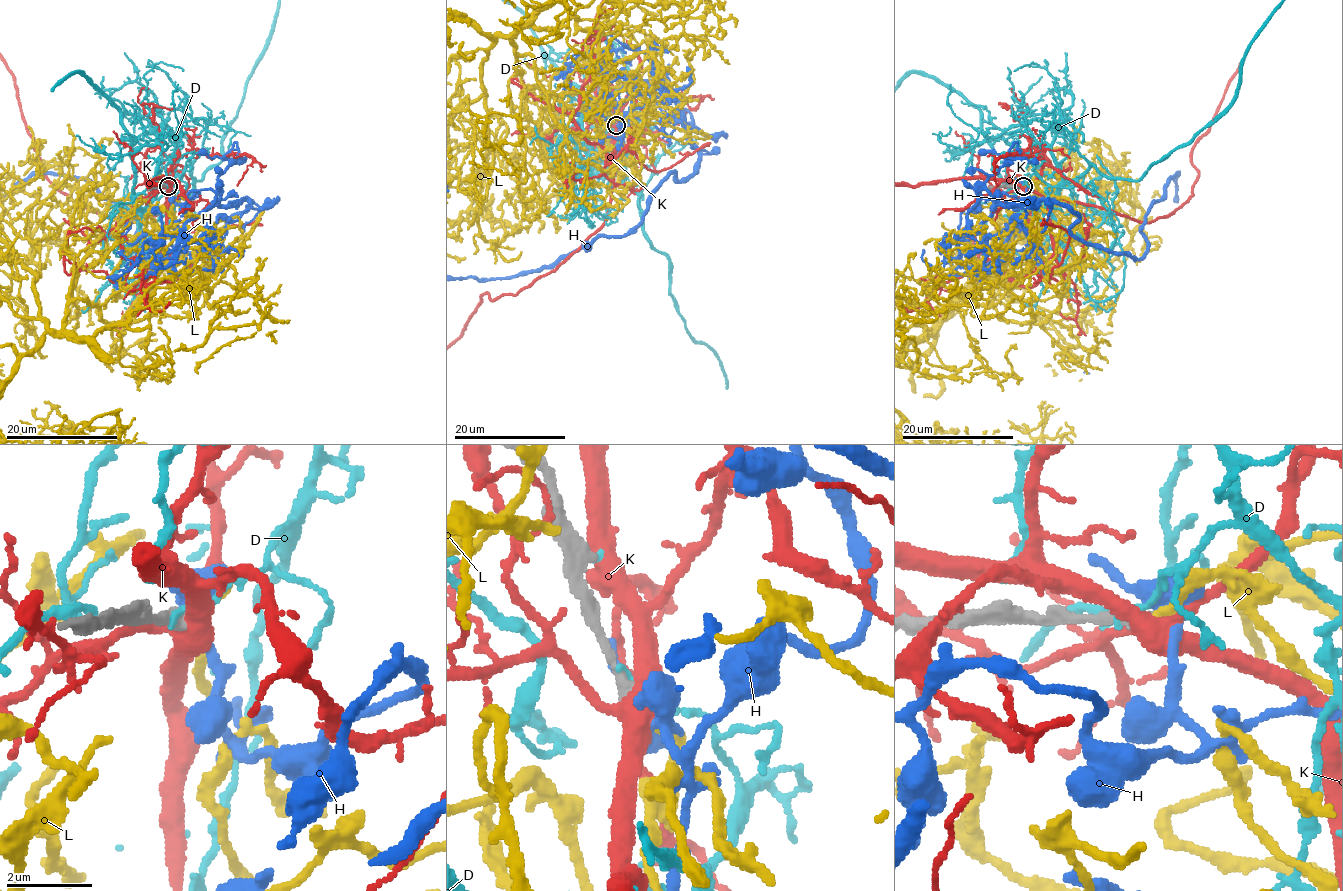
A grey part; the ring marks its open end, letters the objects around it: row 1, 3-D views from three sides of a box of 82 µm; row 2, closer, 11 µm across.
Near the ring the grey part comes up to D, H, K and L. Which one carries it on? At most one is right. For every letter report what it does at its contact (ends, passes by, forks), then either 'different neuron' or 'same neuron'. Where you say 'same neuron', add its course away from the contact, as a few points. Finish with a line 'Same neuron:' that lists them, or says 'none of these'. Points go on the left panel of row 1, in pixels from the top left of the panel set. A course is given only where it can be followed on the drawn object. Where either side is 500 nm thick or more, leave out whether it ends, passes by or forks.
D: it ends there; different neuron
H: it forks there; different neuron
K: it forks there; different neuron
L: it ends there; same neuron
Same neuron: L

